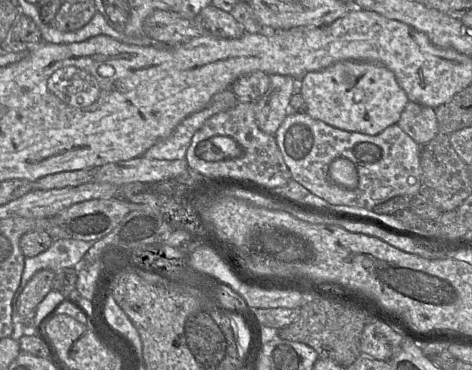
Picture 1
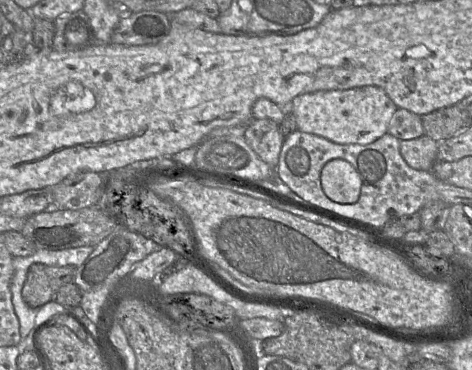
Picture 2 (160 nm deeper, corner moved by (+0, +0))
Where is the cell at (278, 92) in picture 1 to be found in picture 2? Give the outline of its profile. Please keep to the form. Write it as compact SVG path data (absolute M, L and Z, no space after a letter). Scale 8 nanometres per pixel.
M251 119L245 127L244 138L248 145L275 170L284 141L280 125L269 119Z

